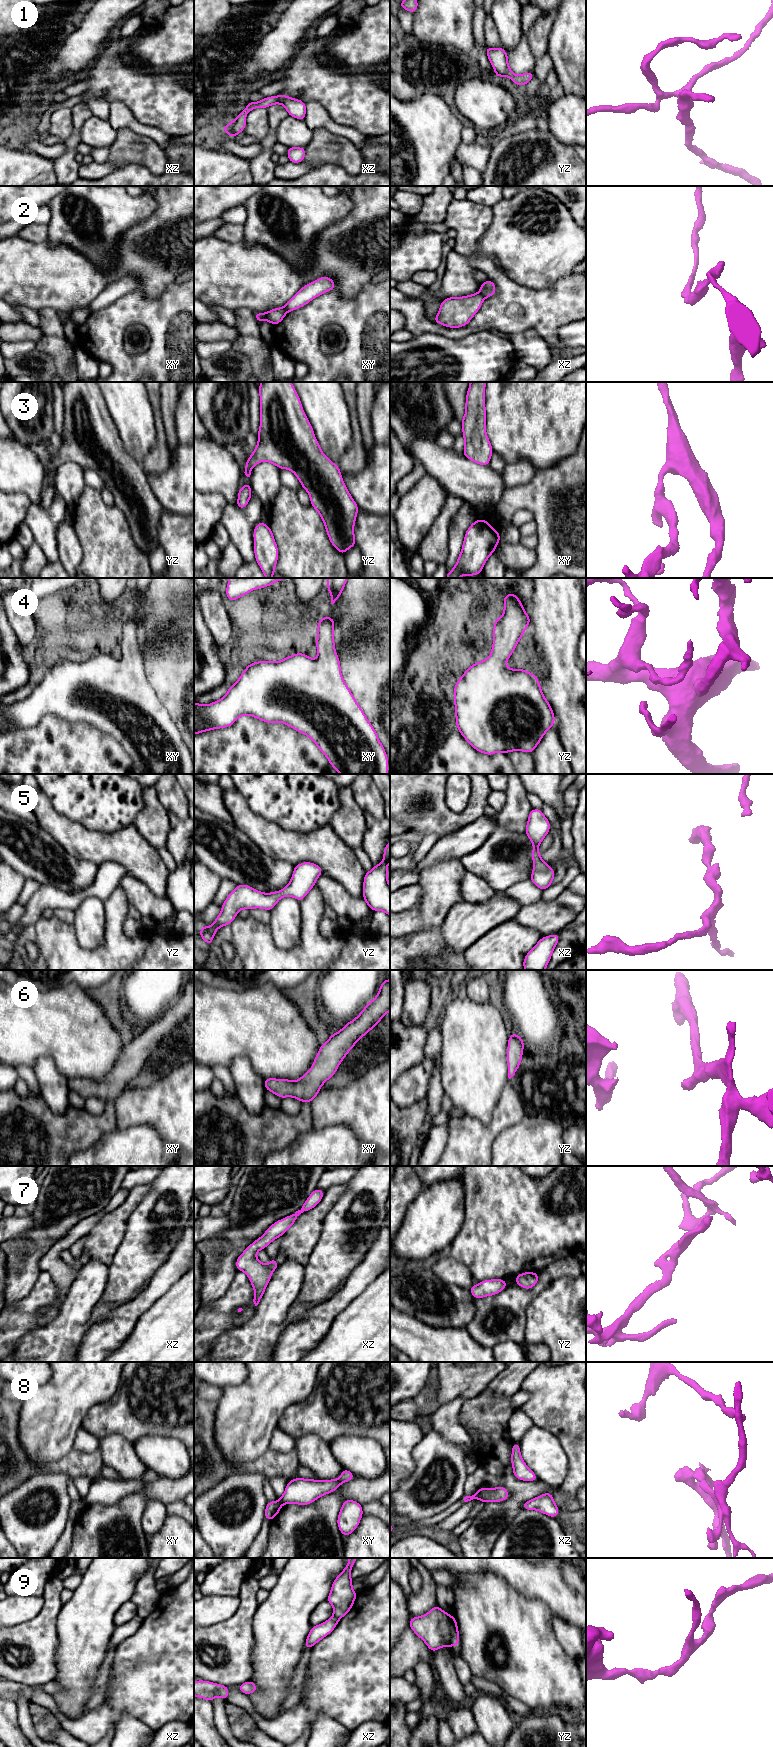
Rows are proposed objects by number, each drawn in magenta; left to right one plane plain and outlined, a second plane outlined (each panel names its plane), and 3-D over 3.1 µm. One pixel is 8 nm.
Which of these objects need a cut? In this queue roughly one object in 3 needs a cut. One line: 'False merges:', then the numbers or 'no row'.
False merges: 2, 8, 9

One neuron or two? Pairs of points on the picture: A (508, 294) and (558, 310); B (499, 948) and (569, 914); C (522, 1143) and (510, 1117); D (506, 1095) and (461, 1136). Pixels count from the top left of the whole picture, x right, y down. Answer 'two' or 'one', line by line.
A: one
B: one
C: two
D: one

